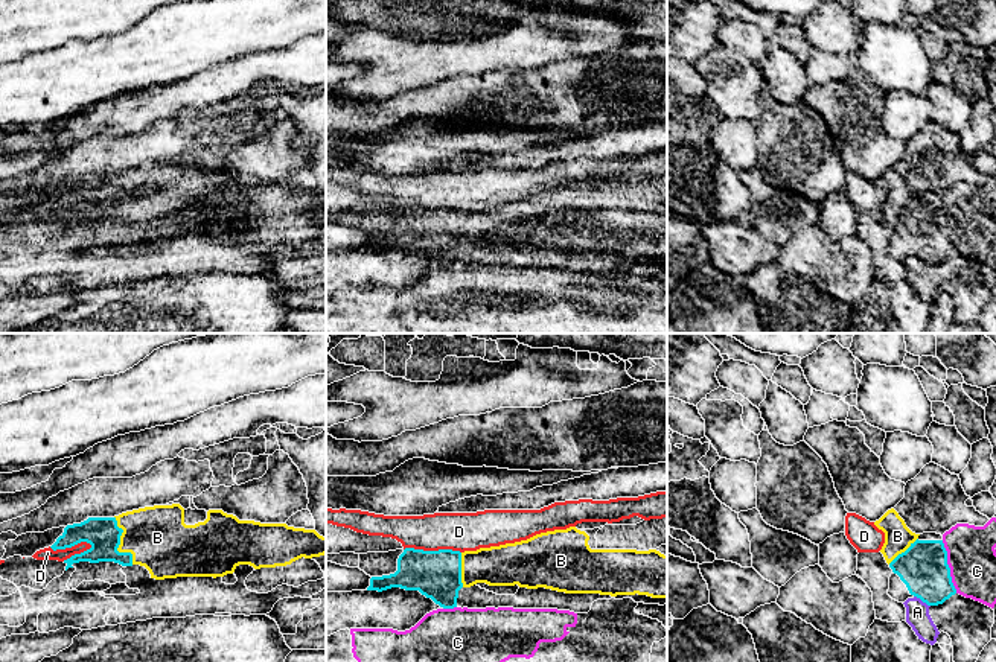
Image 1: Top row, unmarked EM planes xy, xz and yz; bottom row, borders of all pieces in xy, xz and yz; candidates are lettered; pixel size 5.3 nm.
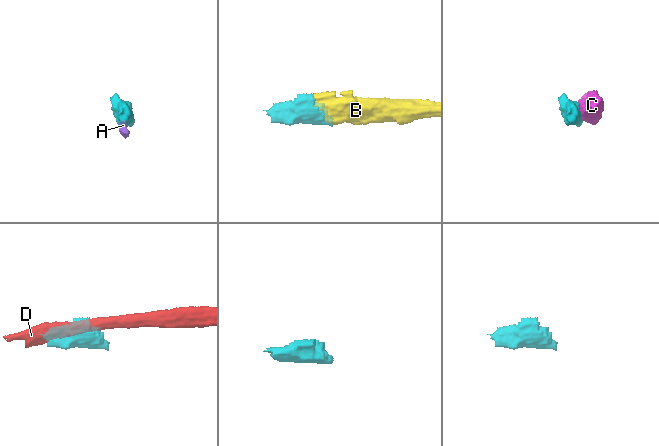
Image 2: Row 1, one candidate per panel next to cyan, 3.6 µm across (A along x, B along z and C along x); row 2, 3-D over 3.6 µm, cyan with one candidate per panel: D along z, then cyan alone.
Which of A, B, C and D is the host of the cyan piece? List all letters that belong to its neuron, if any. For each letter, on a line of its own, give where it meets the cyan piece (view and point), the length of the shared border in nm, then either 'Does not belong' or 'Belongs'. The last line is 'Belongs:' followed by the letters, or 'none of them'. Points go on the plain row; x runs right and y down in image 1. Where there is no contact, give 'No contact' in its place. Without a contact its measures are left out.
A: Touches cyan at yz (922, 259). Shared border 110 nm. Does not belong
B: Touches cyan at xy (119, 203). Shared border 280 nm. Belongs
C: Touches cyan at yz (948, 225). Shared border 300 nm. Does not belong
D: Touches cyan at xy (70, 206). Shared border 240 nm. Does not belong
Belongs: B

